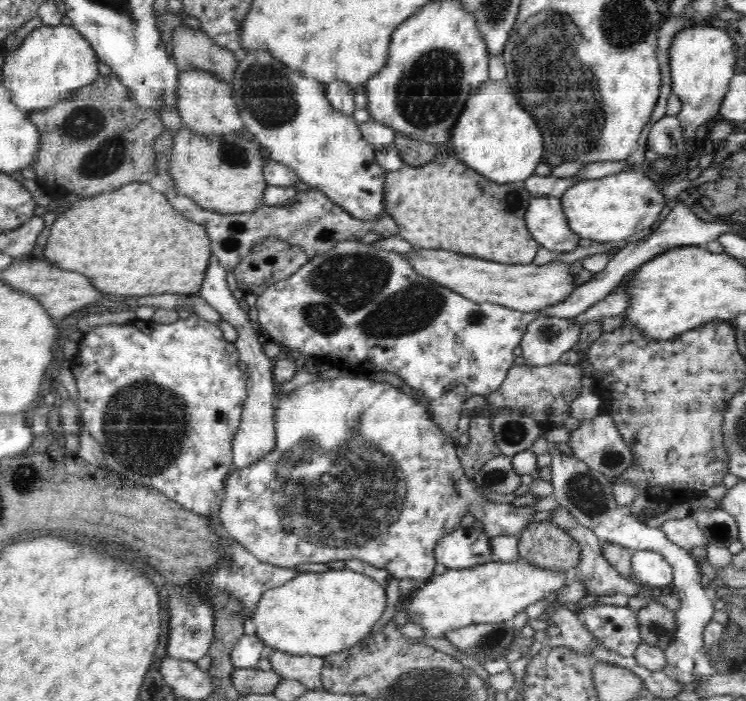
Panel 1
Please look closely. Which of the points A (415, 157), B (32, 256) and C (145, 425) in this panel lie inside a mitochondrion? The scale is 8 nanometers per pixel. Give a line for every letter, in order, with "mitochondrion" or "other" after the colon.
A: other
B: other
C: mitochondrion

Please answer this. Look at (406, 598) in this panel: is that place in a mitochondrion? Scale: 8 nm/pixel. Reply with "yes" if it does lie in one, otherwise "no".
no

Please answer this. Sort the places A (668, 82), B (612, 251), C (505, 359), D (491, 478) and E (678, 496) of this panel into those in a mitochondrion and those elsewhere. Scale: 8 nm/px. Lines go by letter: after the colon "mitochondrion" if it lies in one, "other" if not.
A: other
B: other
C: other
D: mitochondrion
E: other

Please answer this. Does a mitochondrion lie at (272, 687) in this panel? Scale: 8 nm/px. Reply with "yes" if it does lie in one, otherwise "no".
no

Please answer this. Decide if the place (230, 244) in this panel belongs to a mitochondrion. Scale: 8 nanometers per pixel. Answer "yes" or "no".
no

